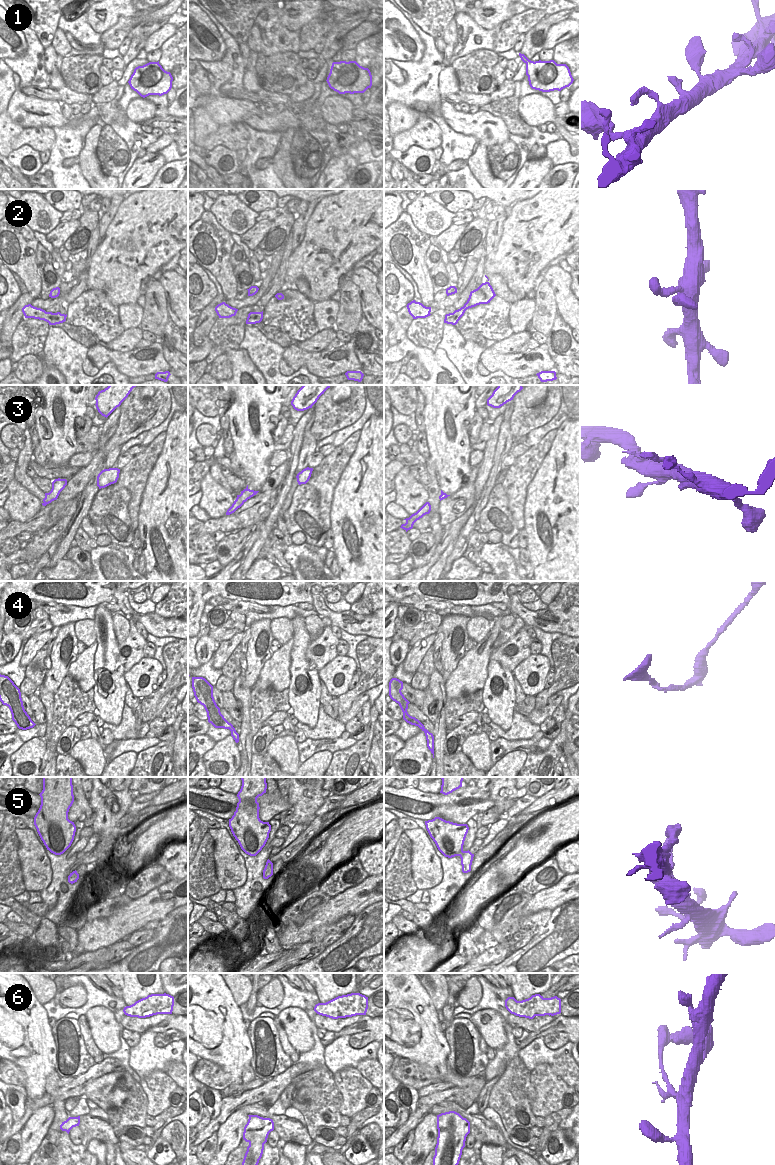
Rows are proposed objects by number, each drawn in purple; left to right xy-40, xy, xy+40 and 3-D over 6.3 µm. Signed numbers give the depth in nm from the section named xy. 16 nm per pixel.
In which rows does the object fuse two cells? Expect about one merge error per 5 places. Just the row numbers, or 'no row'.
6

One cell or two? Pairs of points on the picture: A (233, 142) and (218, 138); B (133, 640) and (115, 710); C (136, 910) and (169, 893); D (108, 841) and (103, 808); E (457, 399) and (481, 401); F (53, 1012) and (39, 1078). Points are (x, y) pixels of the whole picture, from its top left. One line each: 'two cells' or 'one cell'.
A: one cell
B: two cells
C: one cell
D: one cell
E: two cells
F: two cells

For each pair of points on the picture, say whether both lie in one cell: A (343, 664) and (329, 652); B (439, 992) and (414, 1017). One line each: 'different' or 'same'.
A: different
B: different

